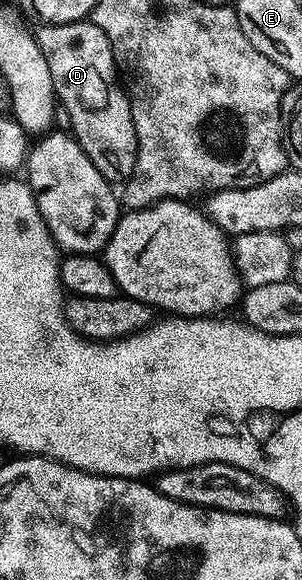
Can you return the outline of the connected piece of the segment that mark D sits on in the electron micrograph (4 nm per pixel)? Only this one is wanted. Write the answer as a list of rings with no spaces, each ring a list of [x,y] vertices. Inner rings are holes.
[[[89,18],[63,25],[40,23],[34,27],[33,35],[46,57],[58,103],[69,114],[73,137],[111,184],[126,181],[137,163],[138,137],[135,136],[128,93],[119,79],[110,38]]]

